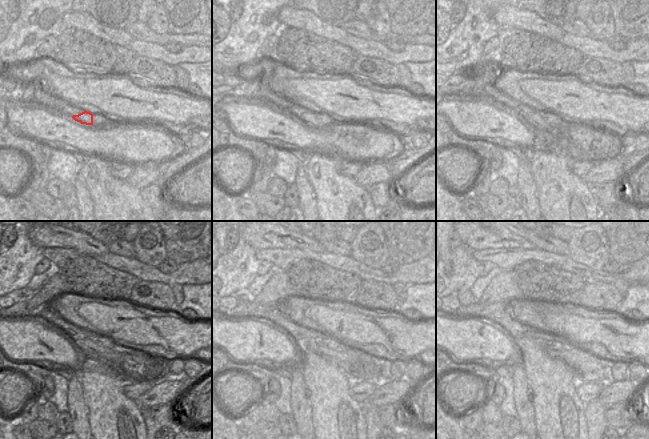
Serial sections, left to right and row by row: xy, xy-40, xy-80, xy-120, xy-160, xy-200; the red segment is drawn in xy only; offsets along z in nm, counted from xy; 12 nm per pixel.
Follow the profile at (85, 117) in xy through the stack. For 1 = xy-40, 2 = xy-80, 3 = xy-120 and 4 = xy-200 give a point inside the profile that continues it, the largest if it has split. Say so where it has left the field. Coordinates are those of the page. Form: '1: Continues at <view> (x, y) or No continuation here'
1: Continues at xy-40 (310, 118)
2: Continues at xy-80 (536, 121)
3: Continues at xy-120 (88, 346)
4: Continues at xy-200 (589, 368)

